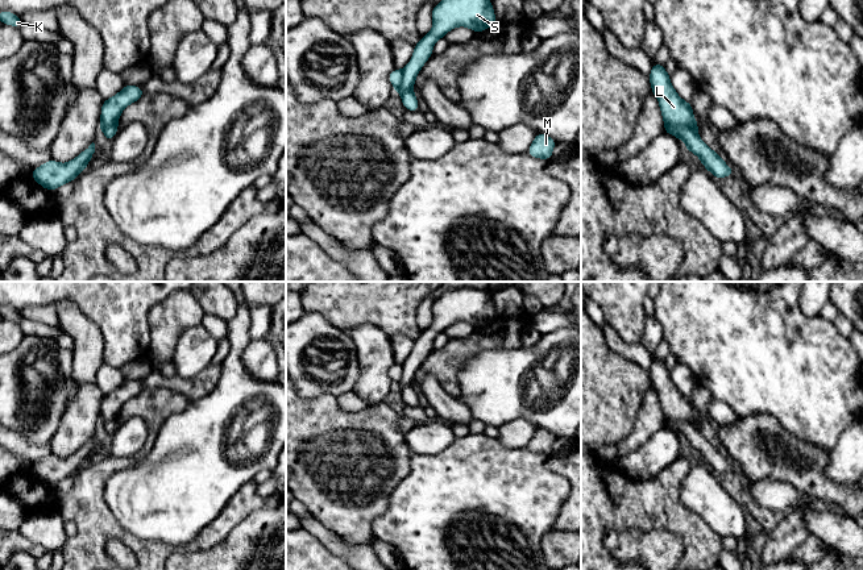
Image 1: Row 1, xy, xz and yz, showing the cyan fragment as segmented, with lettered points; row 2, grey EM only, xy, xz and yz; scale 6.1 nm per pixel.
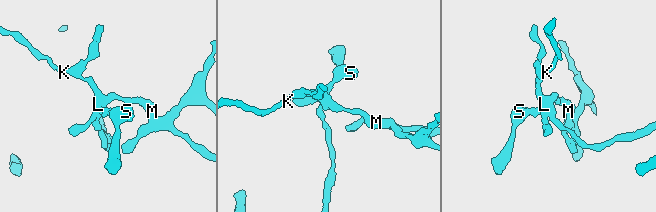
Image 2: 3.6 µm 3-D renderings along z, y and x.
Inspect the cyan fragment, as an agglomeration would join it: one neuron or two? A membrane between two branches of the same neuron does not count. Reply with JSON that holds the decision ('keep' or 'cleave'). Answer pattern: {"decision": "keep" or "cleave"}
{"decision": "cleave"}

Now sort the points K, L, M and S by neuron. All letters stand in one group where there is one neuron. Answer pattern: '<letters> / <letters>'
K L M / S

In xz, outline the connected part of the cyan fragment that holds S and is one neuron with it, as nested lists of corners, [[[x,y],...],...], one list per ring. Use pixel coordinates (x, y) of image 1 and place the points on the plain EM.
[[[468,287],[443,294],[432,304],[432,324],[414,341],[414,349],[402,365],[402,380],[397,386],[402,390],[414,384],[418,367],[433,348],[433,340],[448,326],[457,321],[465,321],[474,328],[481,328],[497,317],[491,295],[482,290]]]

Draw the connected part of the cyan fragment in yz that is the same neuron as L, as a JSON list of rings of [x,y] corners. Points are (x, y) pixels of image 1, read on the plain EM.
[[[654,357],[648,373],[651,387],[657,392],[663,416],[671,421],[688,421],[697,429],[698,419],[693,411],[692,399],[679,391],[665,362]]]

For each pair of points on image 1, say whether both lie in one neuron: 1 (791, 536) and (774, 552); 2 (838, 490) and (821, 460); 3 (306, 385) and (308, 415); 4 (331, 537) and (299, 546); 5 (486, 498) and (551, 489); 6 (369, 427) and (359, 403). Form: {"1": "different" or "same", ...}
{"1": "same", "2": "same", "3": "different", "4": "different", "5": "same", "6": "different"}

